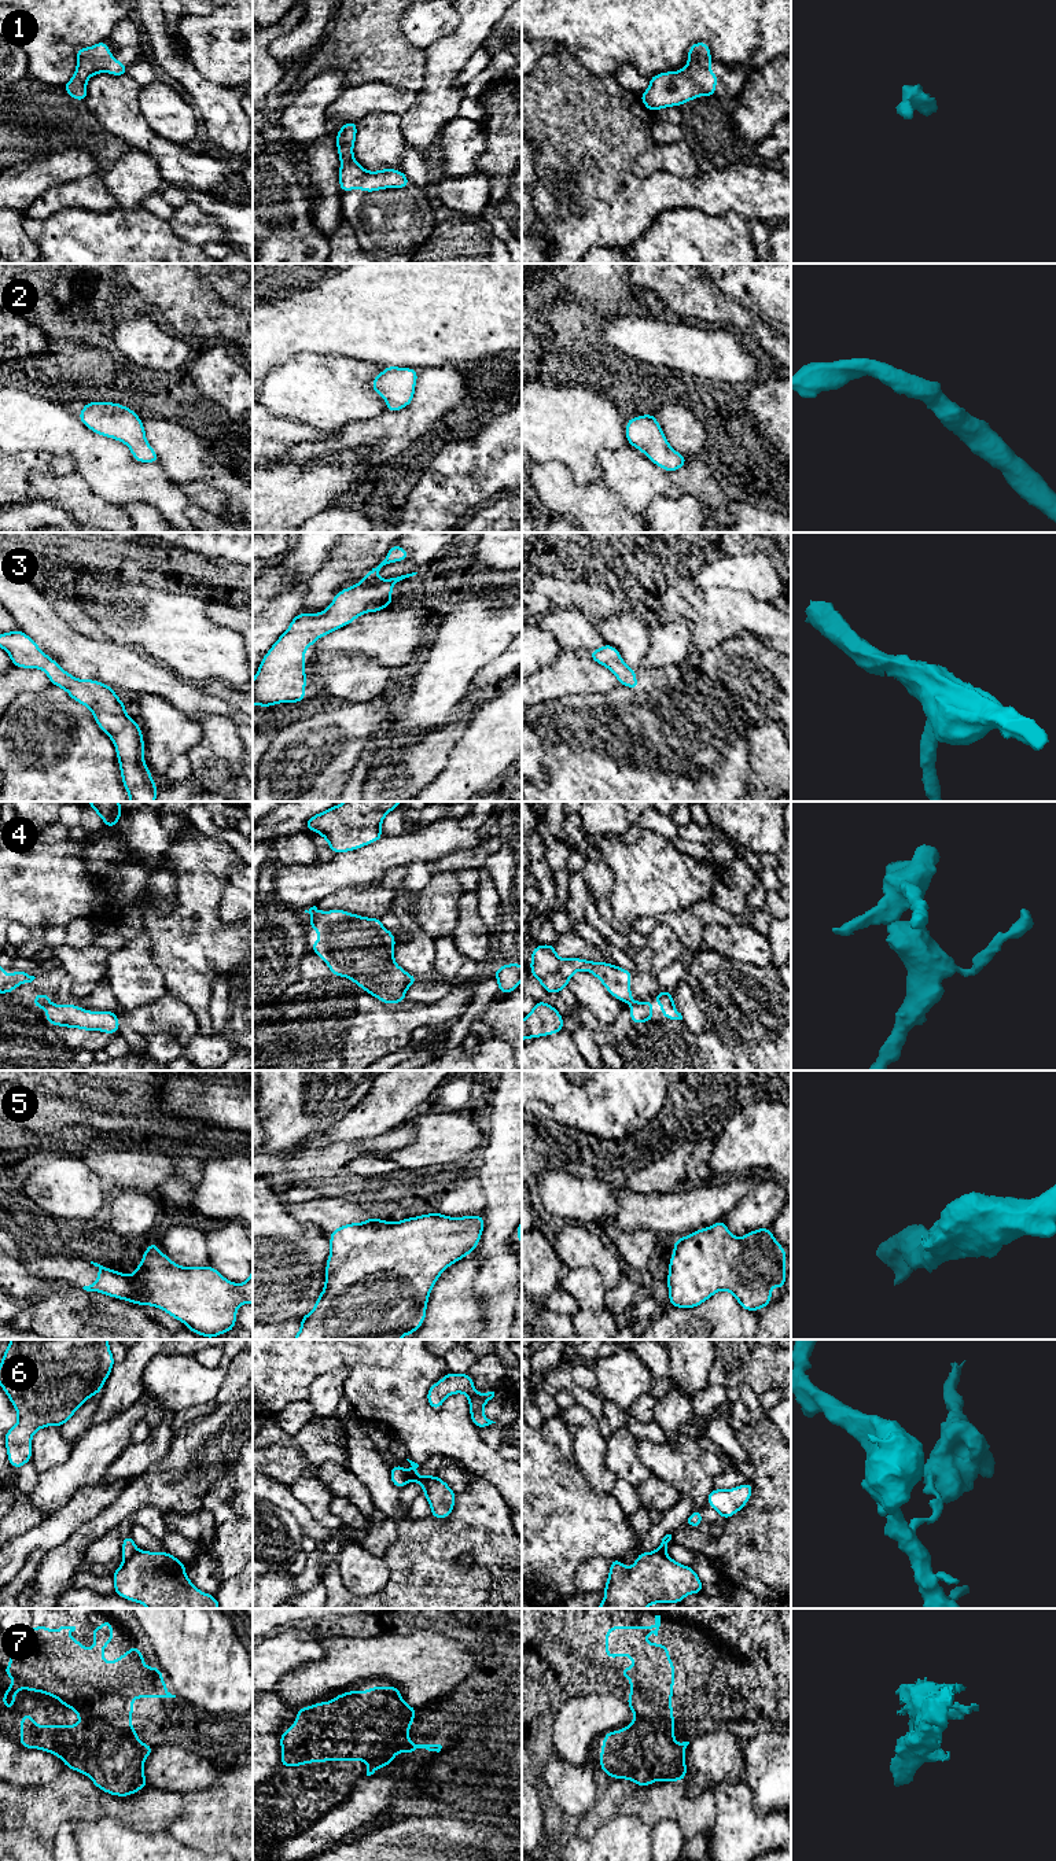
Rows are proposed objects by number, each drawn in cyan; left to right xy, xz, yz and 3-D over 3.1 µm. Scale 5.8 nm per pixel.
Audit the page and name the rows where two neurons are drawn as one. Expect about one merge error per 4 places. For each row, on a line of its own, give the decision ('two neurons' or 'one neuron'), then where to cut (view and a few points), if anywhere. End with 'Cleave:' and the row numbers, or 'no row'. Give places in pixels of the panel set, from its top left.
1: one neuron; no cut
2: one neuron; no cut
3: one neuron; no cut
4: two neurons; cut in xy along (50, 1002), (44, 1008)
5: one neuron; no cut
6: two neurons; cut in xy along (138, 1550), (124, 1561)
7: one neuron; no cut
Cleave: 4, 6

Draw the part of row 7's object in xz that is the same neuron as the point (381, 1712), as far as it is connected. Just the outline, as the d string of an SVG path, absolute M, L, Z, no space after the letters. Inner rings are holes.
M393 1685L372 1687L363 1692L352 1689L331 1702L299 1707L295 1722L280 1736L280 1768L325 1761L365 1761L367 1776L371 1776L390 1765L397 1753L413 1754L417 1748L439 1753L441 1744L415 1744L406 1737L417 1711L402 1700L401 1691Z

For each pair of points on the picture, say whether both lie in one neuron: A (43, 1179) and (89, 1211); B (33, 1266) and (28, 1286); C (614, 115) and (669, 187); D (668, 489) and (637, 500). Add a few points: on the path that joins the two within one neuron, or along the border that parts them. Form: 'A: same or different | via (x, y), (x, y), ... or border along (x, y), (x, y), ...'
A: same | via (54, 1185), (65, 1187), (78, 1200)
B: different | border along (24, 1261), (41, 1285), (17, 1300)
C: same | via (614, 142), (614, 164), (637, 187), (643, 187)
D: same | via (661, 489), (648, 489), (644, 493)

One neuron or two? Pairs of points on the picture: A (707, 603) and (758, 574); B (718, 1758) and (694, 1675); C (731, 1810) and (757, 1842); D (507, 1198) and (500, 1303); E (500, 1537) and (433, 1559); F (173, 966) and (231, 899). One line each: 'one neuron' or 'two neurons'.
A: two neurons
B: two neurons
C: one neuron
D: one neuron
E: one neuron
F: two neurons

